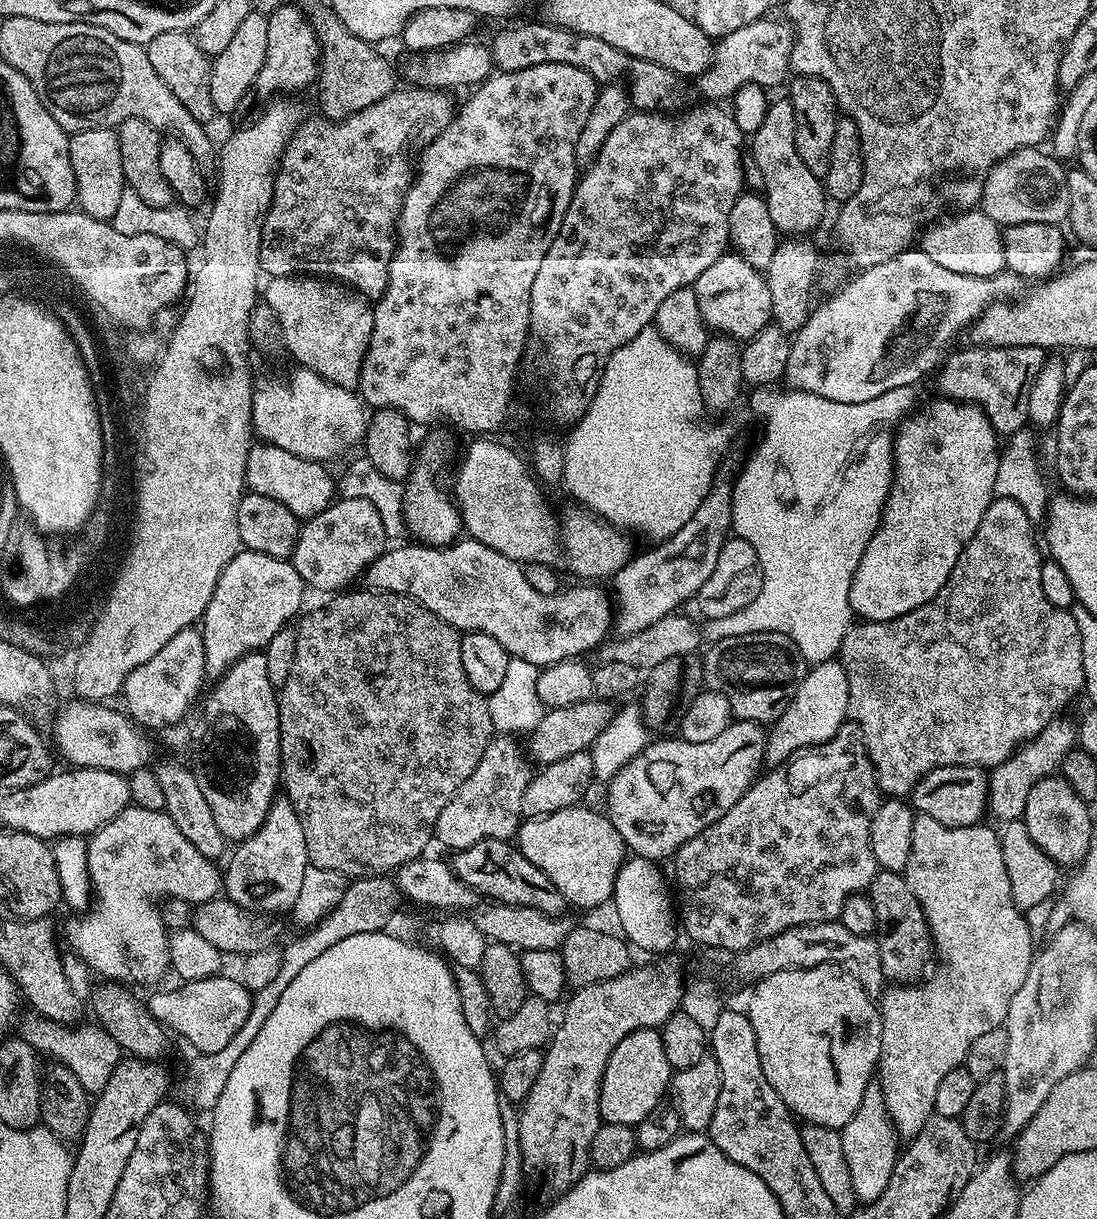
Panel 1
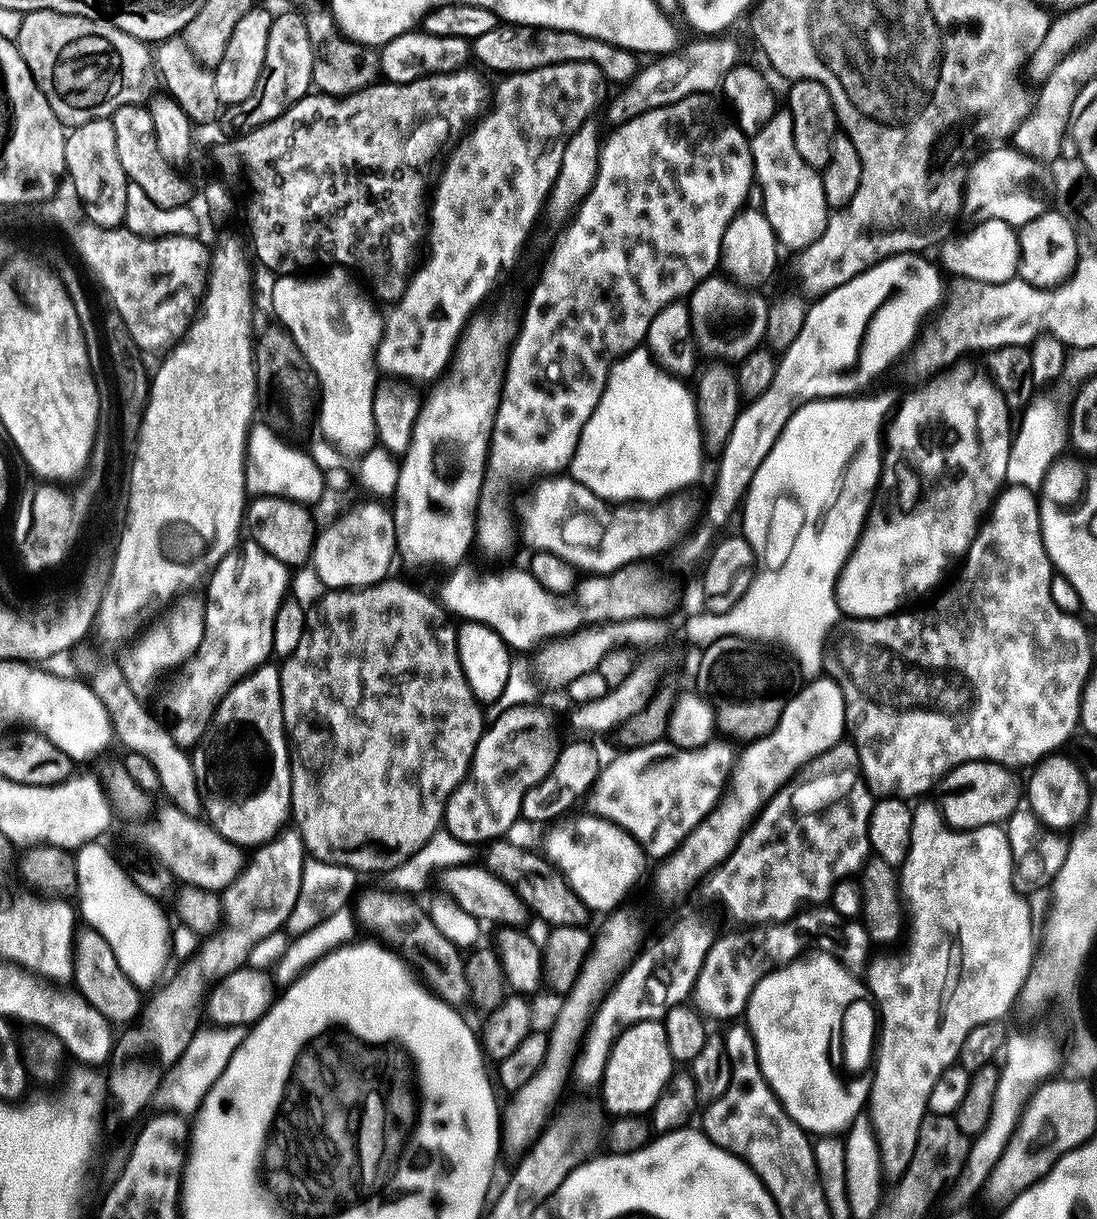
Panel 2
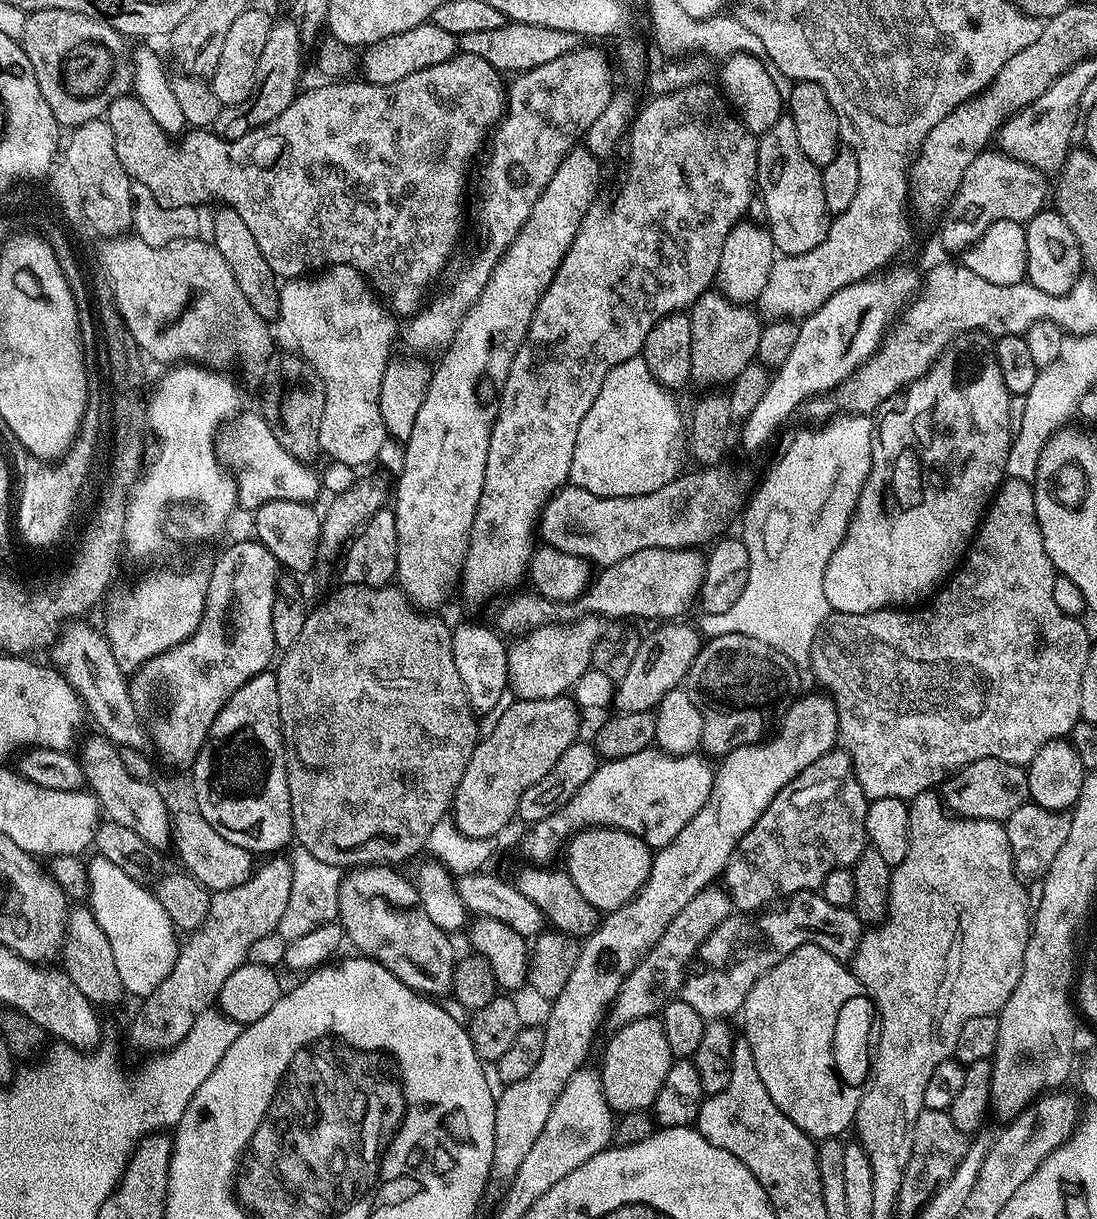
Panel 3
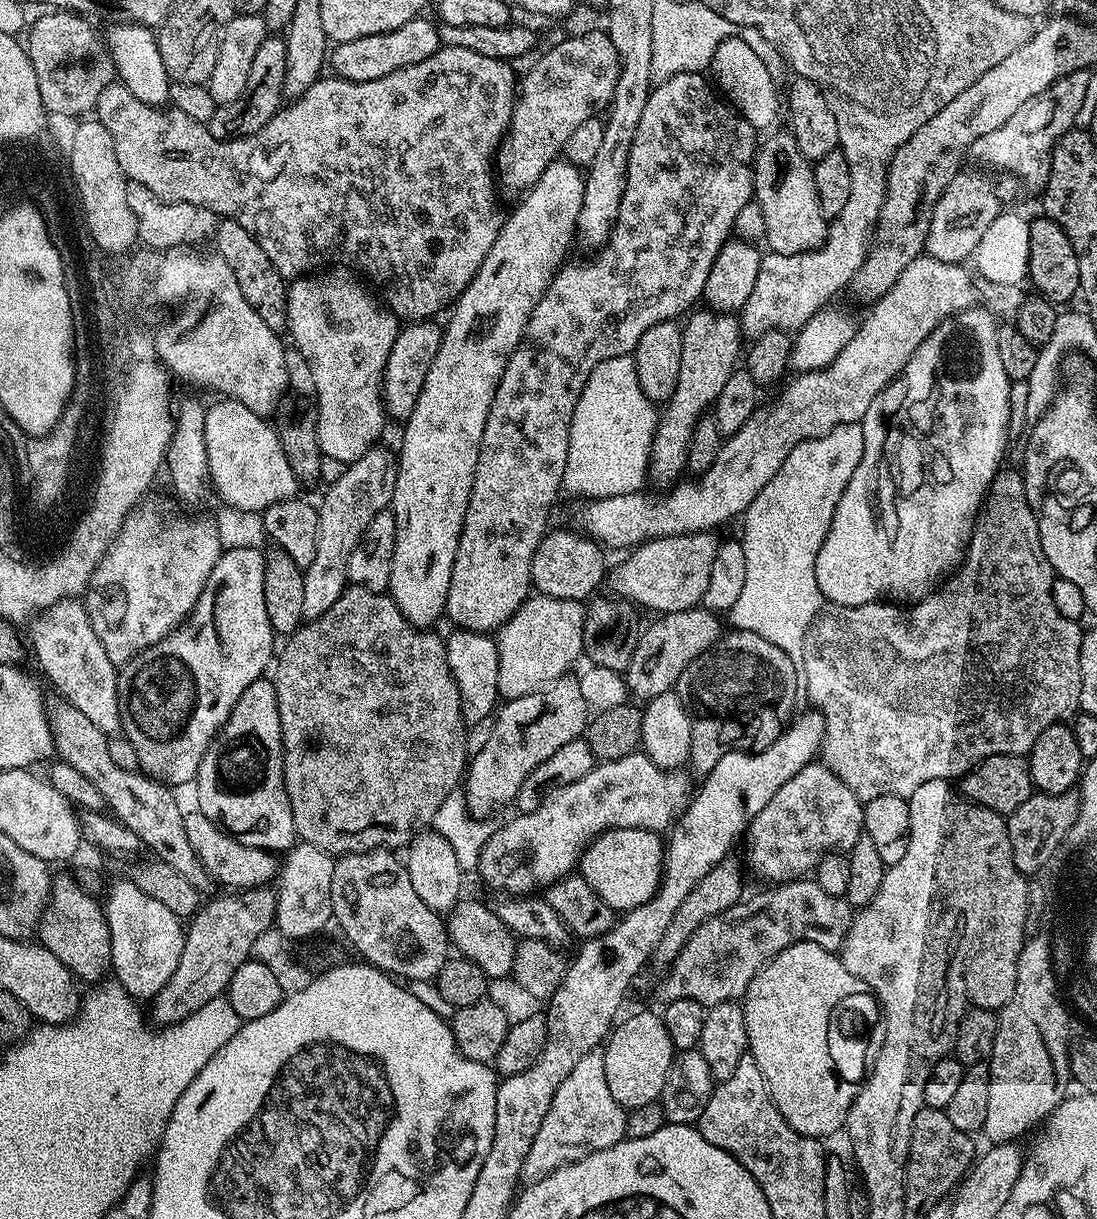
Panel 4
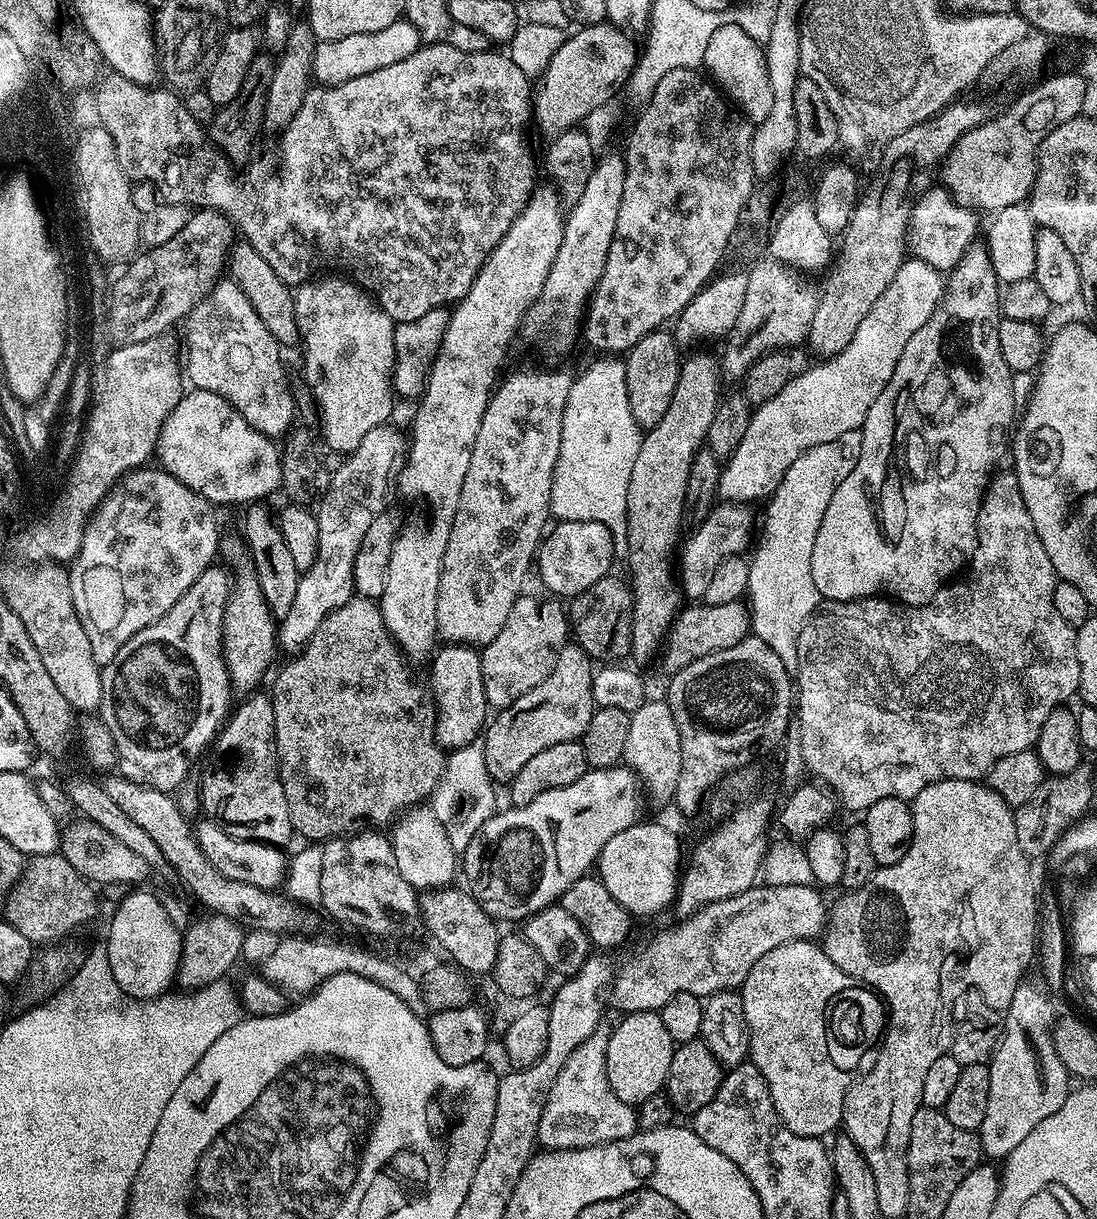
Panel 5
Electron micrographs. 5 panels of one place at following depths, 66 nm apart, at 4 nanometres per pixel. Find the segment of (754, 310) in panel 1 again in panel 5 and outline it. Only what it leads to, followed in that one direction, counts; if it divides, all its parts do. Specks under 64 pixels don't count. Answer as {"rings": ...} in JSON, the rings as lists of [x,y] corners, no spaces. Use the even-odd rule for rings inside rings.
{"rings":[[[696,352],[693,356],[685,355],[680,365],[680,377],[678,378],[678,386],[674,386],[674,398],[670,402],[670,407],[666,410],[666,414],[662,414],[662,419],[658,422],[658,426],[647,429],[643,433],[640,445],[638,446],[638,458],[634,458],[634,470],[630,470],[630,482],[628,483],[628,493],[626,494],[626,517],[628,516],[628,568],[632,571],[632,580],[630,579],[630,587],[632,589],[632,651],[631,655],[635,656],[652,656],[661,651],[662,645],[668,635],[668,630],[672,626],[672,621],[676,619],[677,612],[682,607],[682,592],[678,587],[677,577],[674,570],[668,566],[668,559],[673,559],[674,549],[678,544],[678,536],[676,540],[676,527],[683,520],[686,520],[686,505],[684,495],[686,494],[686,482],[690,474],[690,462],[694,462],[694,454],[707,441],[708,431],[710,430],[710,421],[714,419],[714,410],[720,405],[722,399],[722,391],[720,392],[720,380],[722,381],[722,368],[716,360],[708,352]]]}

